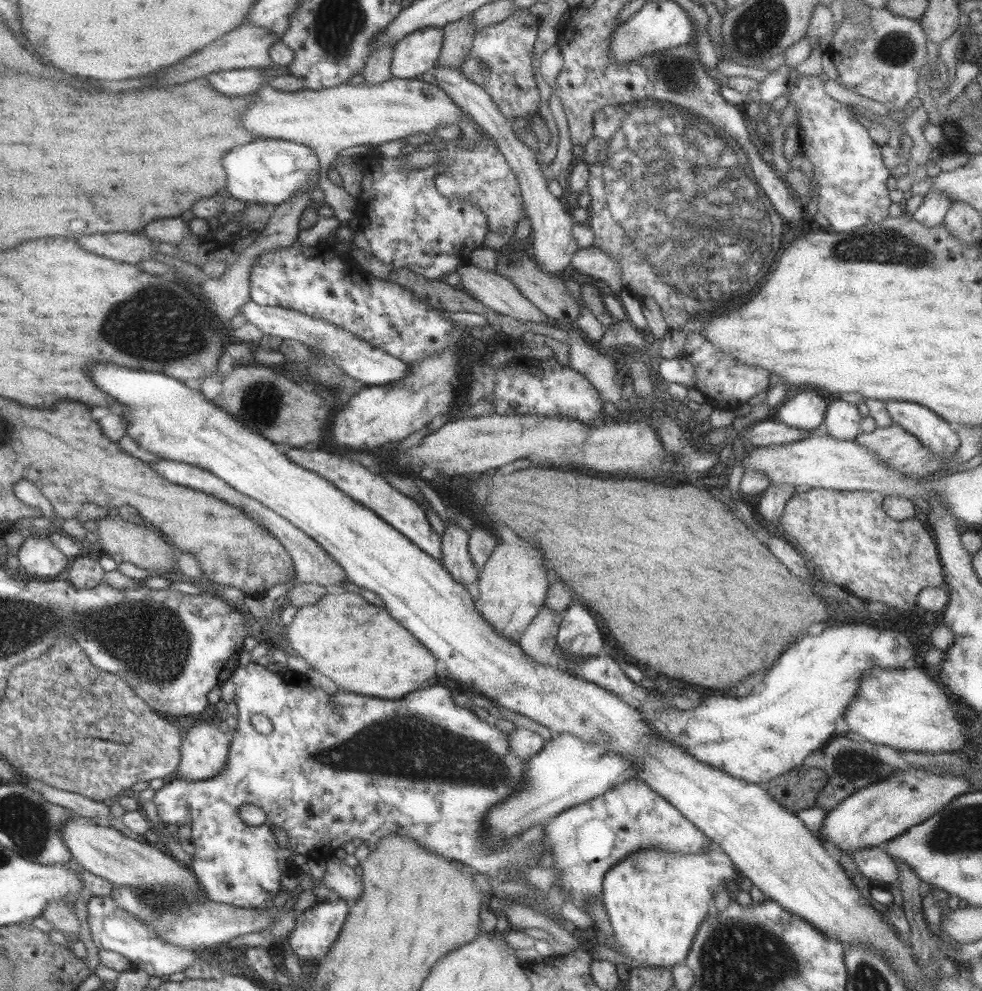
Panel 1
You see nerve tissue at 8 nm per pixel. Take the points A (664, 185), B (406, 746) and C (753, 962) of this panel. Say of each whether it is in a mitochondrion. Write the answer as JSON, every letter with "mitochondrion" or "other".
{"A":"mitochondrion","B":"mitochondrion","C":"mitochondrion"}

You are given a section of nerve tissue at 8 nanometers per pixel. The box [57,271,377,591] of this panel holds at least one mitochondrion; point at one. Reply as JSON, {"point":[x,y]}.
{"point":[148,333]}

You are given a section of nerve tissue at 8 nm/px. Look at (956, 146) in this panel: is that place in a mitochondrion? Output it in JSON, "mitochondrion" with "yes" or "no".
{"mitochondrion":"no"}

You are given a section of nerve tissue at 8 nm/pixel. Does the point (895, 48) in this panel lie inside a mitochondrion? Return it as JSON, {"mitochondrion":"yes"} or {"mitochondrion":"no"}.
{"mitochondrion":"yes"}

